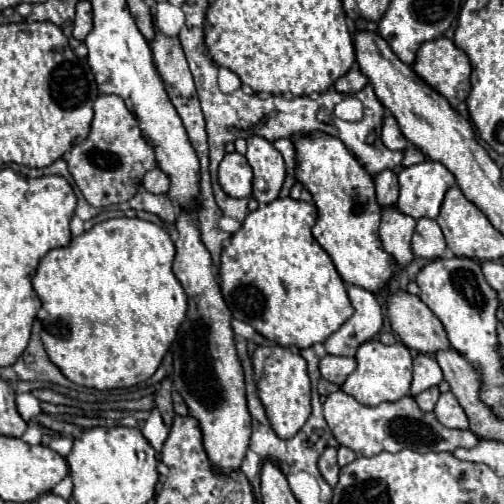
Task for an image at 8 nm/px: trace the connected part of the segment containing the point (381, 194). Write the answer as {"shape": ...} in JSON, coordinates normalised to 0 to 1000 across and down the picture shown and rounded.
{"shape":[[[776,335],[756,339],[752,347],[744,347],[744,375],[748,375],[752,407],[780,407],[792,391],[788,347]]]}

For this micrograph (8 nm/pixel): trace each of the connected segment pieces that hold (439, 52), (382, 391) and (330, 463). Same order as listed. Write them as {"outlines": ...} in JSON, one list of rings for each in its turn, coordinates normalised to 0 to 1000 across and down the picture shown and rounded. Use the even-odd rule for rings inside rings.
{"outlines":[[[[871,73],[859,81],[847,81],[835,89],[827,121],[819,129],[819,141],[843,161],[851,165],[863,181],[871,181],[899,212],[907,212],[915,200],[927,196],[931,181],[935,181],[935,125],[931,113],[923,109],[923,101],[915,101],[895,77],[887,73]]],[[[724,677],[708,704],[708,732],[685,752],[677,772],[704,788],[720,804],[752,804],[760,796],[788,796],[804,784],[812,784],[815,752],[819,752],[819,708],[812,692],[800,681],[784,685],[760,685],[756,677]]],[[[649,887],[641,895],[641,903],[633,907],[633,935],[641,942],[641,950],[665,966],[669,950],[673,950],[673,923],[669,923],[669,891],[665,887]]]]}

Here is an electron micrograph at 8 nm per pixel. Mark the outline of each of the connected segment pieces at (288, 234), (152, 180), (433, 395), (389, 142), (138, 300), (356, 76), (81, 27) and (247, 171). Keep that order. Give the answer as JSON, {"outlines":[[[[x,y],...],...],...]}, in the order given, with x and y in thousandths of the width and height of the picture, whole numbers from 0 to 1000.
{"outlines":[[[[577,391],[546,395],[542,403],[530,403],[494,423],[478,454],[458,470],[438,502],[435,558],[446,601],[458,613],[462,629],[494,641],[510,661],[562,688],[585,685],[593,692],[605,692],[625,681],[641,681],[704,617],[688,589],[685,558],[669,542],[657,510],[617,462],[625,438],[629,411],[621,403],[585,399]]],[[[300,335],[284,351],[284,371],[296,383],[327,383],[335,375],[335,355],[319,335]]],[[[855,768],[855,772],[839,776],[839,780],[831,780],[831,784],[823,788],[823,796],[831,800],[831,808],[835,808],[839,815],[859,815],[859,812],[863,812],[863,800],[867,800],[867,792],[871,792],[871,784],[875,784],[871,768]]],[[[780,228],[764,232],[756,276],[760,276],[764,292],[776,296],[776,300],[800,300],[808,292],[808,276],[800,272],[800,264],[796,264],[796,256],[792,256],[792,248],[788,248]]],[[[232,431],[232,435],[216,435],[204,442],[192,442],[185,454],[177,454],[173,462],[145,470],[141,482],[133,490],[113,490],[101,494],[77,522],[73,542],[65,550],[65,573],[81,593],[83,611],[97,621],[97,629],[85,637],[85,657],[81,657],[81,675],[89,685],[89,696],[97,704],[97,712],[125,736],[125,744],[133,752],[141,752],[153,764],[185,770],[192,774],[232,772],[232,768],[264,768],[280,756],[292,756],[312,728],[323,716],[323,704],[331,700],[331,692],[339,688],[355,645],[367,637],[371,629],[371,585],[363,581],[363,569],[355,562],[355,554],[347,554],[343,542],[343,514],[347,514],[347,490],[343,478],[335,474],[335,462],[315,454],[312,446],[284,438],[284,435],[256,435],[256,431]]],[[[696,137],[688,149],[681,149],[677,157],[669,157],[665,177],[669,177],[673,185],[700,188],[700,185],[716,181],[724,169],[728,169],[728,153],[724,153],[712,137]]],[[[157,2],[153,6],[153,34],[145,54],[145,73],[157,81],[169,81],[169,73],[185,62],[185,38],[181,38],[181,6]]],[[[450,304],[435,327],[435,367],[454,391],[498,391],[502,339],[486,308]]]]}

